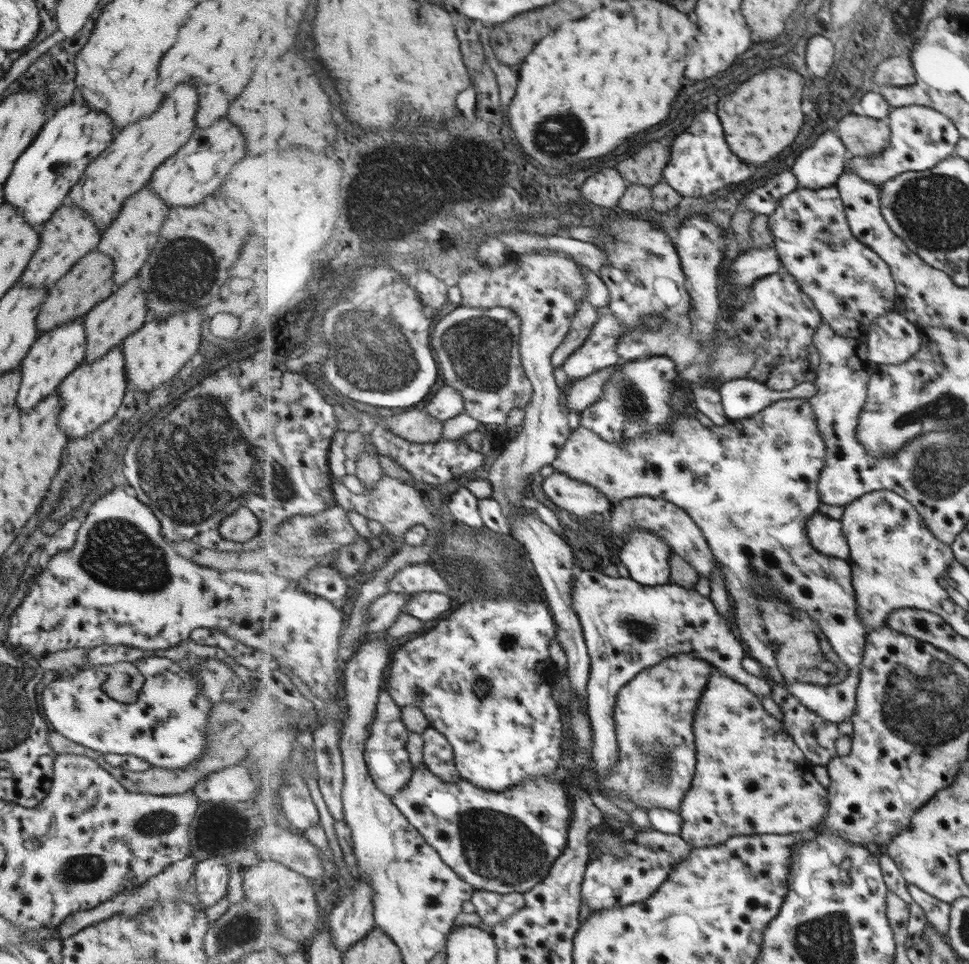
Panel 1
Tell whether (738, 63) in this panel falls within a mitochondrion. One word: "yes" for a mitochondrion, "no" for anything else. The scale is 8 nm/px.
no

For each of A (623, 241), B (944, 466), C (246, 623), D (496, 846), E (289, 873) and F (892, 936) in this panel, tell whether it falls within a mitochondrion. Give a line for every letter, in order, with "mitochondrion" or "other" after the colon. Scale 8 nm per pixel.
A: mitochondrion
B: mitochondrion
C: other
D: mitochondrion
E: other
F: other

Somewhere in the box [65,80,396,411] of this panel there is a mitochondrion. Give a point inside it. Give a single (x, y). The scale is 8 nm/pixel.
(175, 281)

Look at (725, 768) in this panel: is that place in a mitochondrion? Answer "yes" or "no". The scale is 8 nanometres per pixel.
no

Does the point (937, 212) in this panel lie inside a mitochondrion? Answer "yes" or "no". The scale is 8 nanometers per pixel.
yes

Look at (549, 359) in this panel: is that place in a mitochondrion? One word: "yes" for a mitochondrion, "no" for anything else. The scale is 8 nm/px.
no

